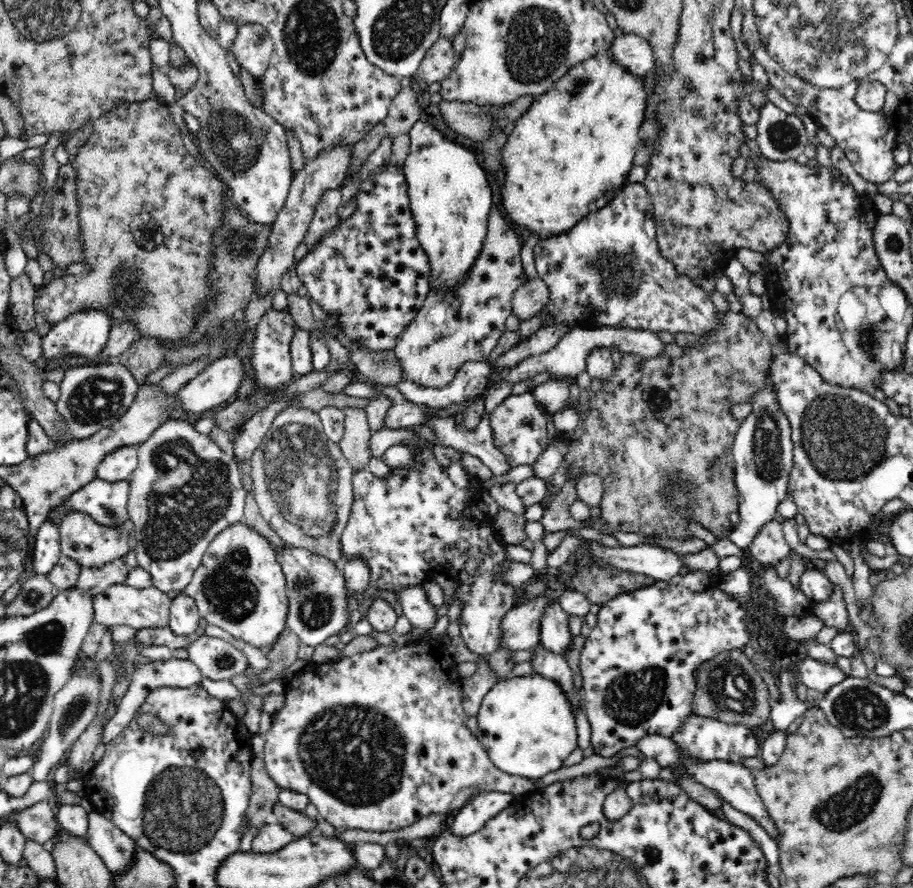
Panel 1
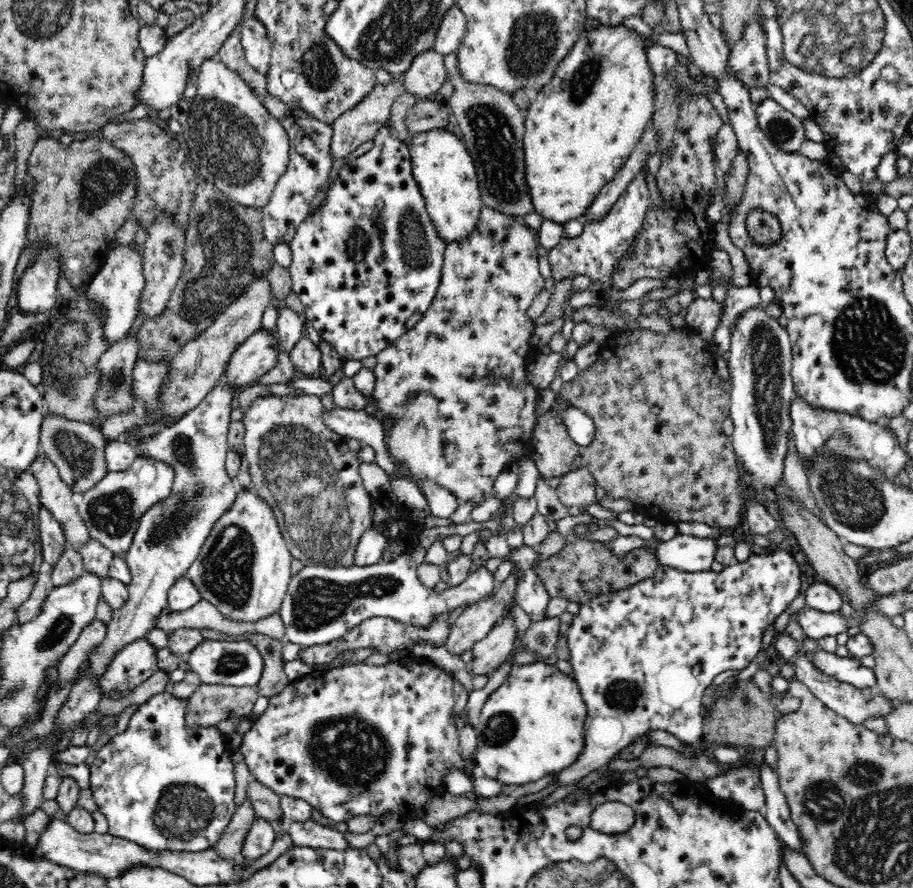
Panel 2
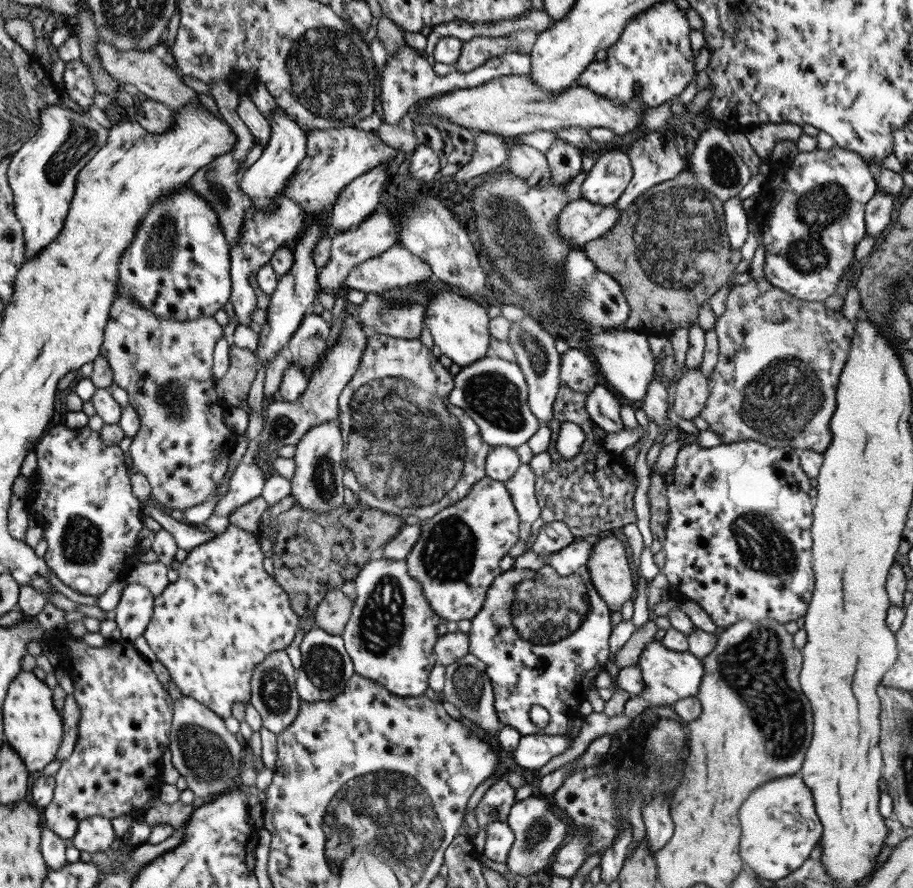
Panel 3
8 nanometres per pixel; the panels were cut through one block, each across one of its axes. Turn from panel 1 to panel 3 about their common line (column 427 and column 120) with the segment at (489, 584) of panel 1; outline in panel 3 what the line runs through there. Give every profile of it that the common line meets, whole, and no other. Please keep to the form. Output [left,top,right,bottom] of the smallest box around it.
[28,424,145,597]

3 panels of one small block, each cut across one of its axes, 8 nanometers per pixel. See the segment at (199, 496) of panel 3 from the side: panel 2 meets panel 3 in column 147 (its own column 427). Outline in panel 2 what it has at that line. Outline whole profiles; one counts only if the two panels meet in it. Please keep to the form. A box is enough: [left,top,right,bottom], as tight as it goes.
[368,205,545,506]

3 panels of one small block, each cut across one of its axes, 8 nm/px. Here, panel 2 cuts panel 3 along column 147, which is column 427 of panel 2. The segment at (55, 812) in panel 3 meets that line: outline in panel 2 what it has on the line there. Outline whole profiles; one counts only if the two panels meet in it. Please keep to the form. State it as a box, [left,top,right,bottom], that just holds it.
[240,651,466,822]

